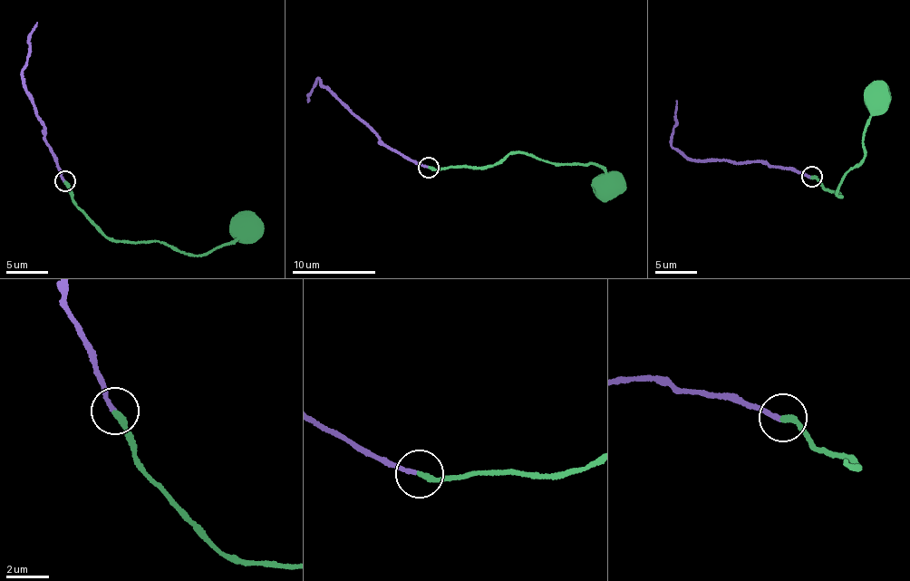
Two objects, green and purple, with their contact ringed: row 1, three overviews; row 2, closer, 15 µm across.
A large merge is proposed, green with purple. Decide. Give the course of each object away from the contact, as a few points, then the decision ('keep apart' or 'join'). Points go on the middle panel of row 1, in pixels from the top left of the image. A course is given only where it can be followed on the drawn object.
green via (428, 168), (493, 165), (517, 152), (559, 164), (600, 165), (607, 185) | purple via (428, 168), (382, 142), (366, 122), (317, 78), (307, 101) | join

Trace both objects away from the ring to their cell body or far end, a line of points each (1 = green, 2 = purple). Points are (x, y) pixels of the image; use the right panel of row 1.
1: (811, 177), (823, 187), (841, 195), (837, 191), (846, 174), (866, 156), (865, 132), (876, 97)
2: (811, 177), (765, 163), (739, 164), (723, 159), (698, 161), (685, 156), (671, 144), (676, 116), (675, 100)

